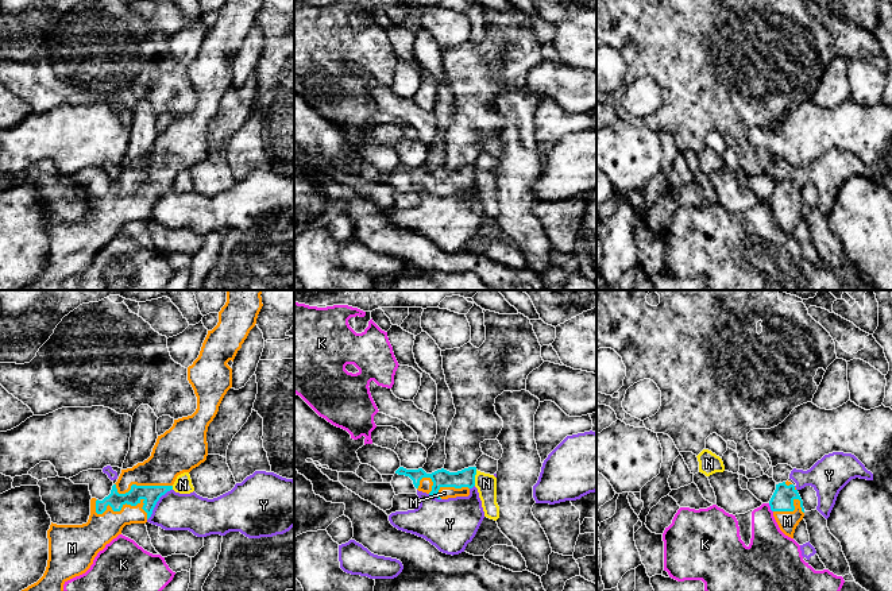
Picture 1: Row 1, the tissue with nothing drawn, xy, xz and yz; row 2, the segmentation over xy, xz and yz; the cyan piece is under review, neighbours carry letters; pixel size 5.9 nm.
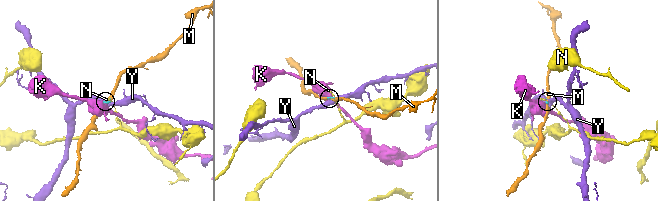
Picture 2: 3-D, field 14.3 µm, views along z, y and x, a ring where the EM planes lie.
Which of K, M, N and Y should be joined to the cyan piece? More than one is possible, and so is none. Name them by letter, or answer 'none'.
M

